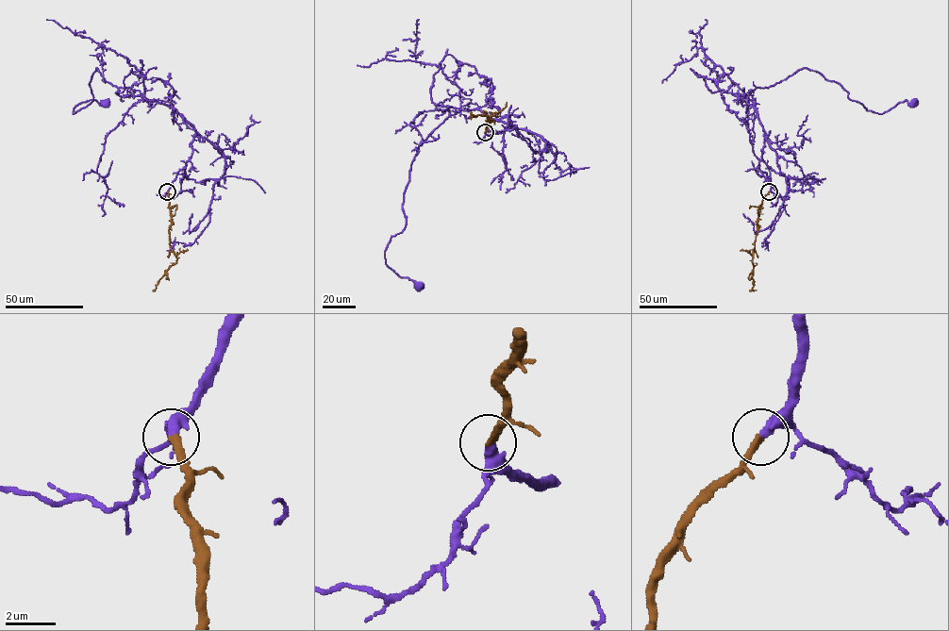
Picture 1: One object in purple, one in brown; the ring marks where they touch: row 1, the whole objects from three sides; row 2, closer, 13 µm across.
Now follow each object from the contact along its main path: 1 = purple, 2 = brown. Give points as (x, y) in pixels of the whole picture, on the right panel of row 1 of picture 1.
1: (769, 191), (751, 91), (806, 68), (867, 110), (913, 103)
2: (769, 191), (762, 201), (757, 223), (758, 228), (753, 253), (752, 277), (752, 290), (756, 290)

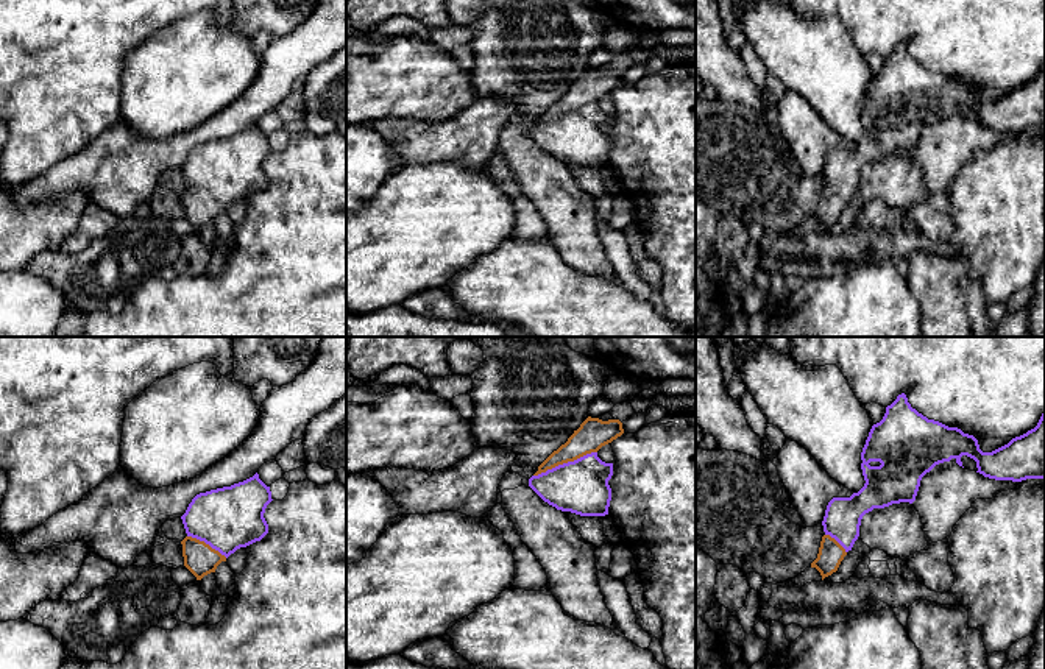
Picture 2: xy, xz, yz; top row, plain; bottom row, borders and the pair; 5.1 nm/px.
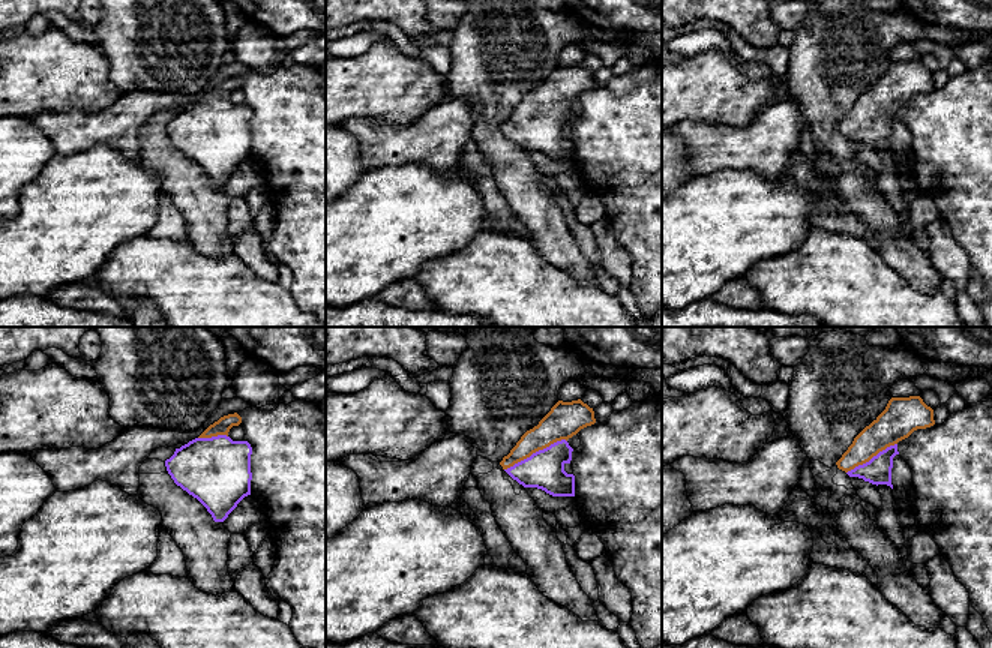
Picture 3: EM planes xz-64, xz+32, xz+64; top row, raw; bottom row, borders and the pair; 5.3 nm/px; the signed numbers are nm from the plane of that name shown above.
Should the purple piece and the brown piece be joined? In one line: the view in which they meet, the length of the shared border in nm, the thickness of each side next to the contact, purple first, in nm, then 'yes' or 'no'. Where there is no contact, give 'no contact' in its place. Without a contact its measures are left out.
xz | 360 nm | 280/160 nm | yes

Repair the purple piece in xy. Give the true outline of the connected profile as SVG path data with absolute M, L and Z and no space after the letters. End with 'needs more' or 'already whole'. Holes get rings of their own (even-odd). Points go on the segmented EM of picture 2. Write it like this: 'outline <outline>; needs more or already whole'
outline M253 477L197 494L181 516L187 536L181 541L184 566L201 580L240 547L268 533L264 518L271 491Z; needs more

